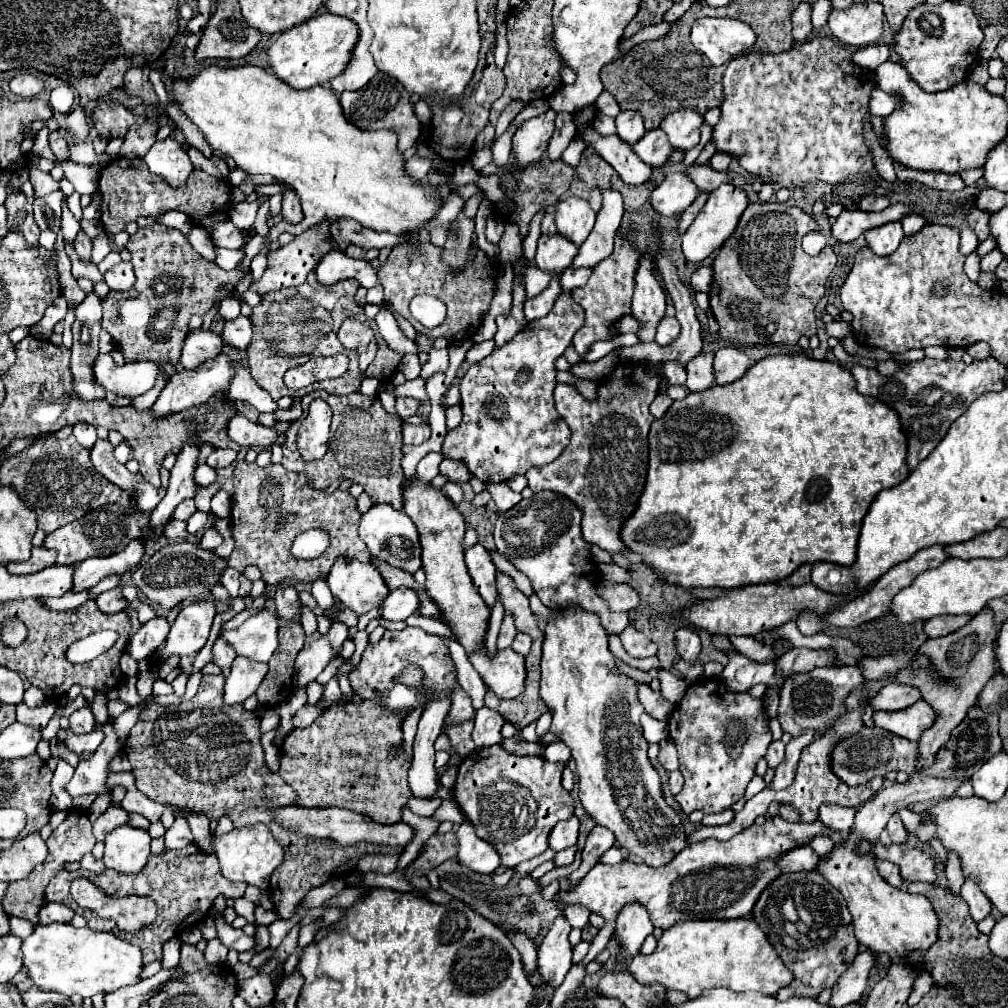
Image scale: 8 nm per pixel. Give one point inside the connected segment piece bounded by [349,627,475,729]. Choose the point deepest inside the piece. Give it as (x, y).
(373, 677)

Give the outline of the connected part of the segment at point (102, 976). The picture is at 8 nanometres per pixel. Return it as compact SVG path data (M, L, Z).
M65 923L37 925L33 935L23 941L23 963L29 967L29 977L35 985L69 997L93 997L135 985L141 981L143 971L143 955L137 945L121 941L113 933L99 933L89 927L75 929Z

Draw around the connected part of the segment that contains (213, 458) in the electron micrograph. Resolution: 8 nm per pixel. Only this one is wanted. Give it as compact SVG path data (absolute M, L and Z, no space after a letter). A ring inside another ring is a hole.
M215 449L209 457L207 457L207 465L219 467L219 465L231 465L235 461L237 453L233 449Z

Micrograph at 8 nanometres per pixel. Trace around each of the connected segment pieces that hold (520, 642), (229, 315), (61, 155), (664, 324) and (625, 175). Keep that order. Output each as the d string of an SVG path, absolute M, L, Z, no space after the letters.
M519 633L519 635L515 637L515 641L511 643L511 649L513 649L515 653L523 655L523 657L529 653L529 647L531 647L531 639L529 639L529 635L525 635L525 633Z
M236 294L226 296L220 302L219 313L224 320L232 320L240 315L241 307Z
M51 133L51 135L49 135L49 143L51 143L51 149L53 149L53 153L55 153L57 163L69 161L69 145L67 145L63 139L59 139L57 133Z
M665 317L665 319L659 323L659 327L657 327L657 337L655 337L655 341L657 341L659 345L669 345L669 343L673 343L673 341L679 337L679 333L681 333L679 321L677 321L675 317Z
M593 127L585 131L583 141L595 149L597 155L601 155L617 173L619 177L629 185L639 185L650 180L651 167L645 167L641 159L633 153L633 149L627 143L621 143L617 135L601 135Z

